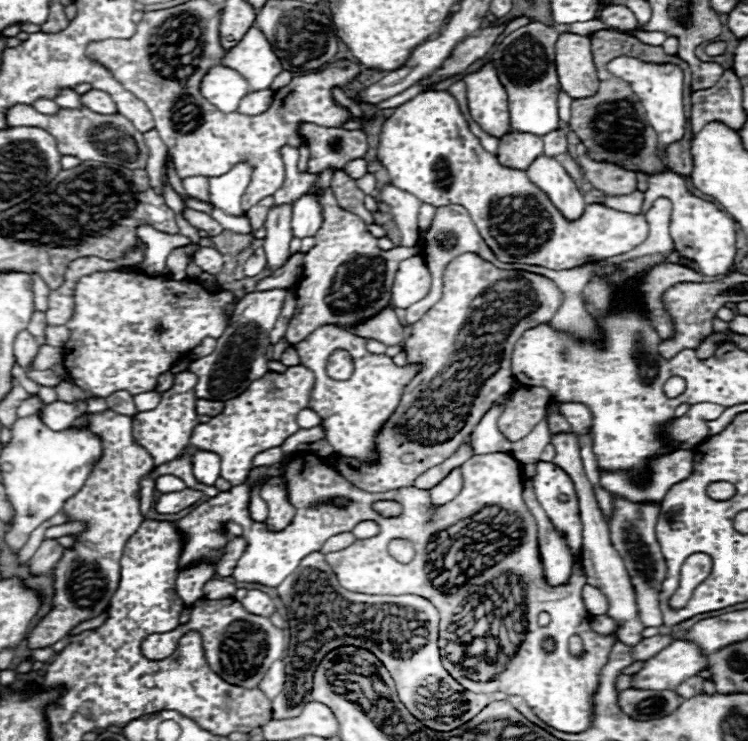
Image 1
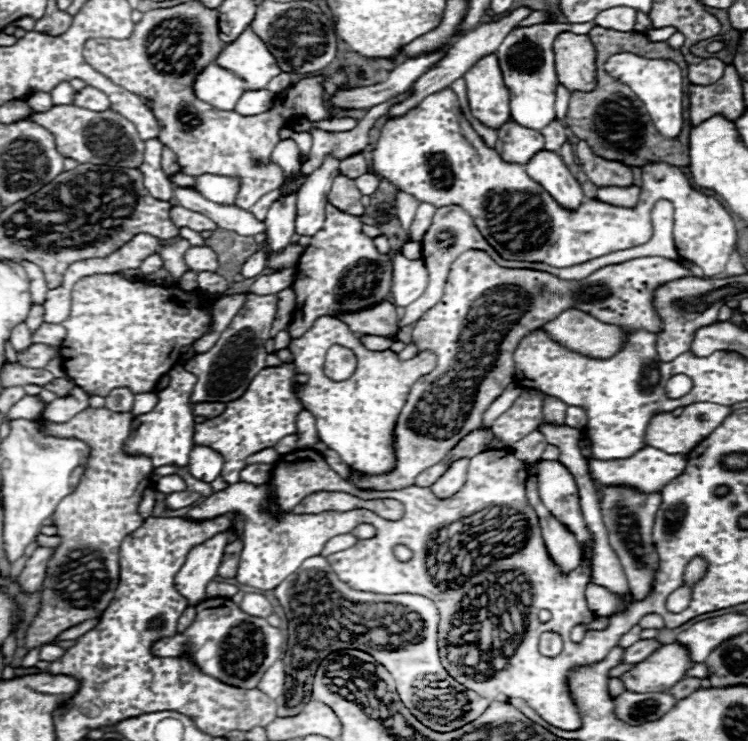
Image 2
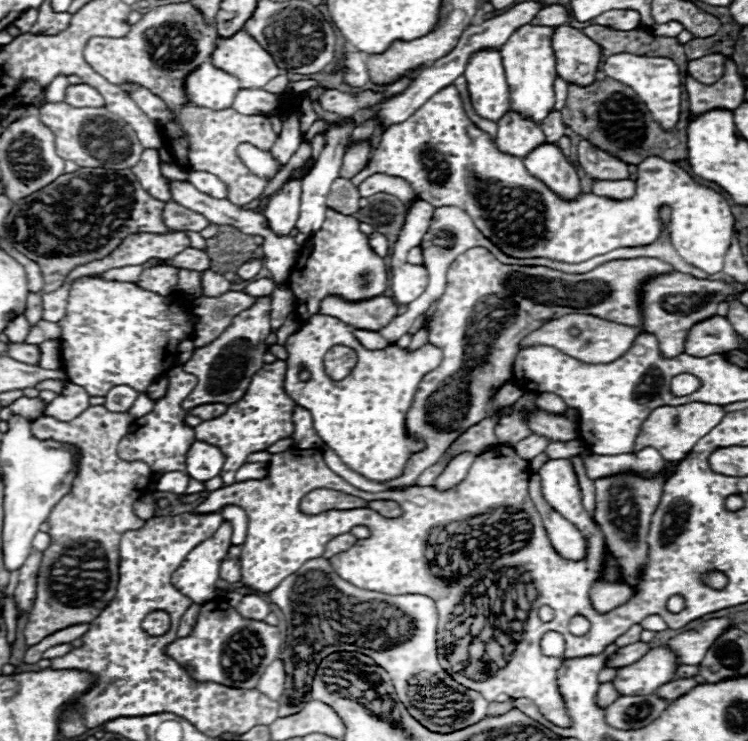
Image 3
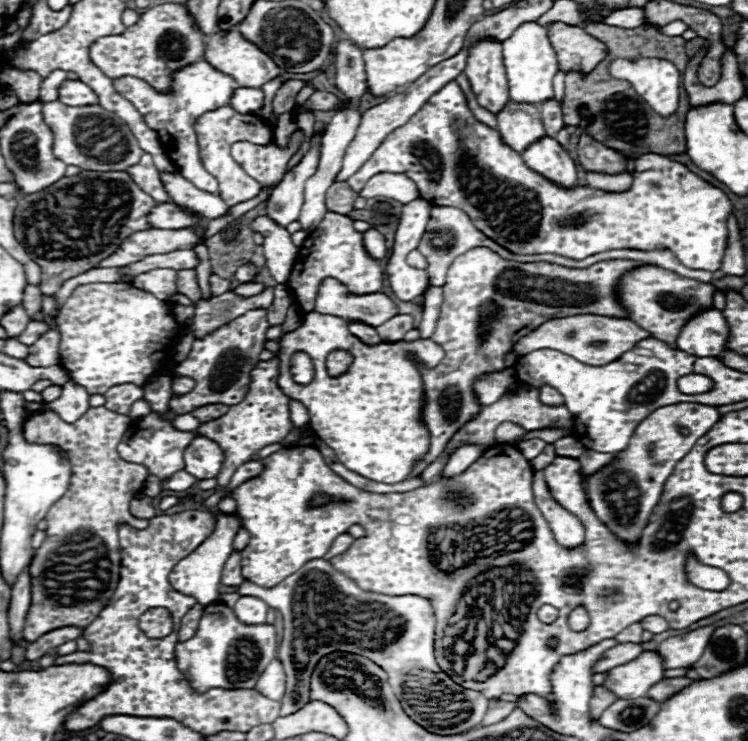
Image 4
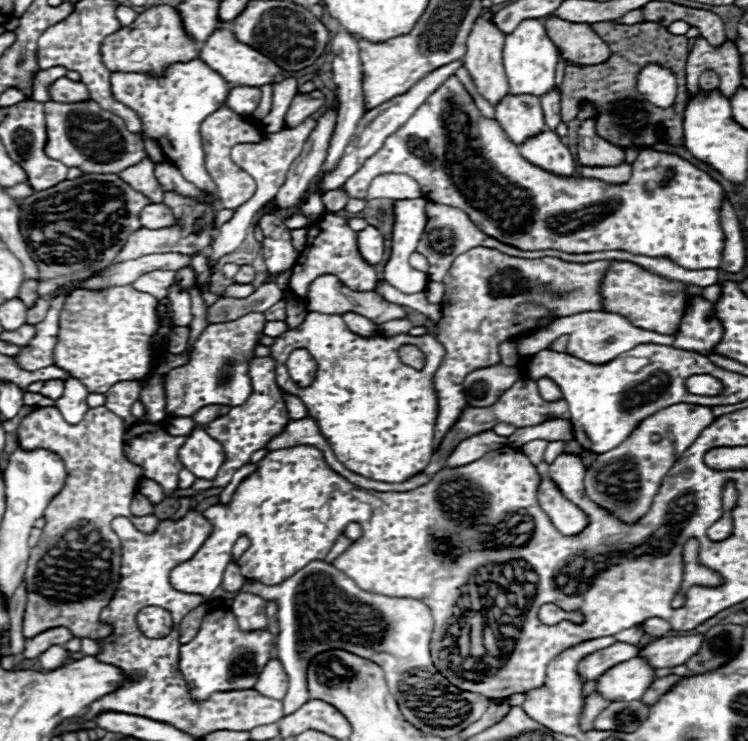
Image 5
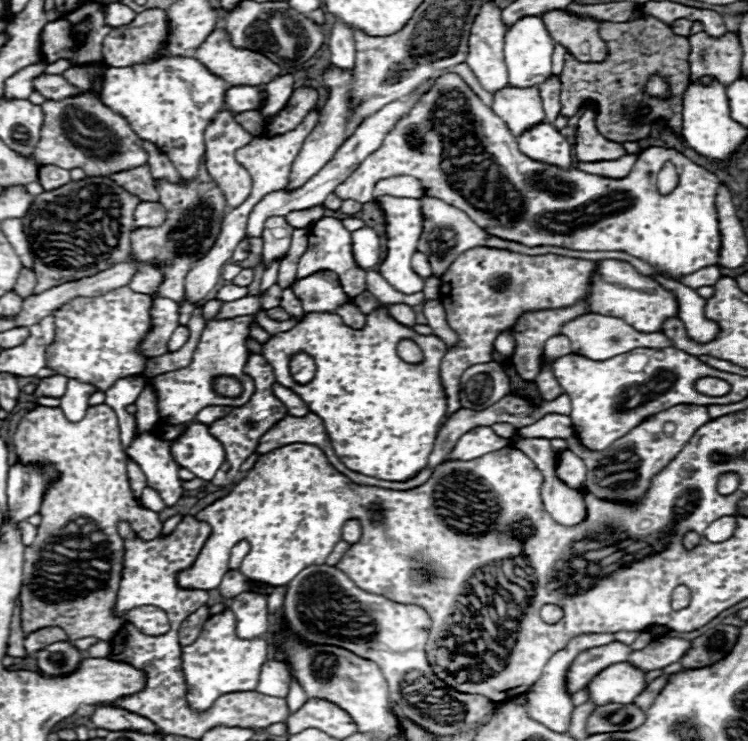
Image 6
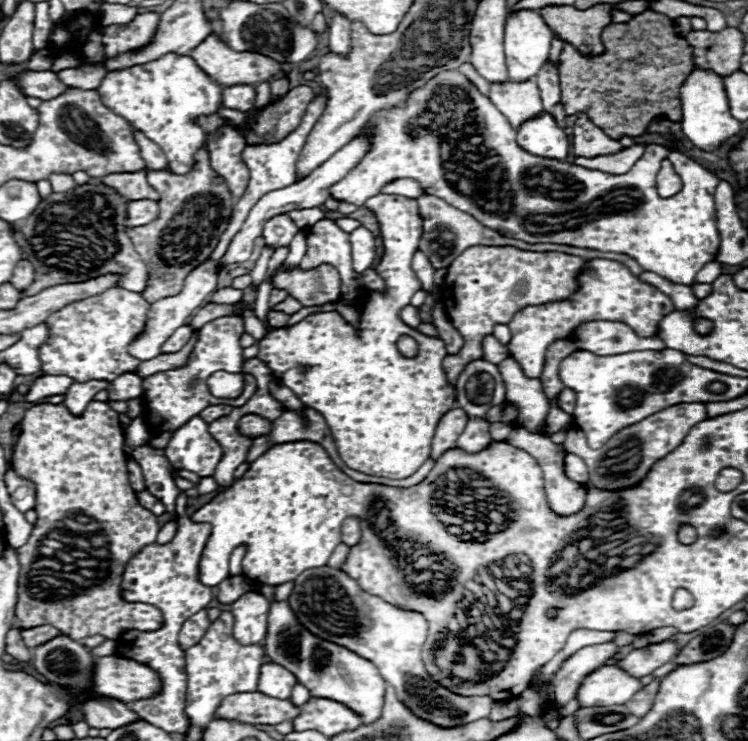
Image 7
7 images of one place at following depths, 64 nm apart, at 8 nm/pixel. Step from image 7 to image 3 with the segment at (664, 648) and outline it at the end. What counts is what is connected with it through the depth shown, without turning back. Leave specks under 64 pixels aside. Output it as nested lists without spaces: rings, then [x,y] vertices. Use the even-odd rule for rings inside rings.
[[[714,618],[708,622],[702,622],[694,630],[682,632],[674,636],[668,646],[678,654],[680,664],[700,664],[708,652],[708,648],[714,644],[718,634],[732,628],[730,618]]]

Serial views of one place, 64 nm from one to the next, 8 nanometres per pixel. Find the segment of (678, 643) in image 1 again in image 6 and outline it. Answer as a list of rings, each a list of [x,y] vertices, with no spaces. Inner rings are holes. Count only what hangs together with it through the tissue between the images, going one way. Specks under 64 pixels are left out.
[[[612,664],[588,684],[590,698],[604,704],[630,704],[646,688],[646,672],[638,672],[634,664]]]

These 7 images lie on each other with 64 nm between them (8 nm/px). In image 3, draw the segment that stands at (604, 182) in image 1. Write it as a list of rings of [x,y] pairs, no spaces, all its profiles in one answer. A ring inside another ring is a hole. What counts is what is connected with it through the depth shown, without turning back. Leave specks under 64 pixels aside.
[[[582,140],[578,144],[578,162],[580,162],[582,170],[594,180],[626,180],[626,178],[630,178],[626,162],[594,148],[586,140]]]

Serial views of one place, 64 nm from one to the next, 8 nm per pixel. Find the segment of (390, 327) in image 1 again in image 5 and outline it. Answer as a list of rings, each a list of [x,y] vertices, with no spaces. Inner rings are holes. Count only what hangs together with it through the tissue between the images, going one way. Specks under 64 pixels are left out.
[[[320,276],[312,282],[306,298],[308,312],[320,314],[346,314],[354,312],[368,318],[374,324],[382,324],[394,318],[404,318],[406,312],[400,304],[382,300],[376,292],[350,292],[340,284],[336,276]]]

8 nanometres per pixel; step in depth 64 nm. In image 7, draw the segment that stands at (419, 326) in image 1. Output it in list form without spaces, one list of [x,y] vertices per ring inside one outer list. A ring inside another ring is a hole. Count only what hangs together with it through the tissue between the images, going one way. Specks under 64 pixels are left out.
[[[512,246],[506,248],[468,248],[448,266],[446,280],[440,288],[440,302],[448,320],[462,334],[464,346],[458,354],[446,356],[442,368],[446,380],[456,386],[456,378],[470,360],[484,360],[482,338],[494,332],[496,324],[510,324],[516,312],[526,306],[570,300],[578,290],[578,276],[586,260],[562,252],[524,252]]]

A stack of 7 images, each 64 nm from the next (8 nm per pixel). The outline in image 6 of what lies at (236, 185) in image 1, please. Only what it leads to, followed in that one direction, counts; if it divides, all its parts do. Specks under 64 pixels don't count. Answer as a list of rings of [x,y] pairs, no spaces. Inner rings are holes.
[[[168,56],[154,64],[108,70],[102,100],[110,110],[122,114],[142,140],[154,142],[172,160],[182,178],[194,180],[204,156],[204,128],[226,108],[224,96],[228,88],[222,80],[210,76],[198,60]]]

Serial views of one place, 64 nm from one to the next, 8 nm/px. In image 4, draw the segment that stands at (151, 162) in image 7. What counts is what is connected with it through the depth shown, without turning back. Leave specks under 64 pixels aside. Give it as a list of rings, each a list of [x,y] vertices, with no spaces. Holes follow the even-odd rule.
[[[160,174],[166,192],[170,194],[172,202],[198,212],[204,218],[220,218],[224,216],[230,208],[222,202],[220,196],[214,196],[210,192],[198,190],[194,184],[184,180],[180,174]]]

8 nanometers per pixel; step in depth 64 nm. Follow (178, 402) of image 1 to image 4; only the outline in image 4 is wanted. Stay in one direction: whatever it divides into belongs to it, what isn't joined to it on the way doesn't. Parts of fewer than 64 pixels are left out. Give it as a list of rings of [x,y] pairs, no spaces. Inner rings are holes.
[[[170,374],[172,376],[172,394],[180,396],[180,394],[186,394],[194,388],[194,380],[188,378],[188,376],[178,376],[178,374]],[[166,410],[164,416],[160,416],[158,412],[150,412],[144,418],[138,418],[130,424],[130,428],[126,430],[126,434],[122,436],[122,442],[118,444],[118,454],[122,460],[126,462],[136,462],[142,464],[150,470],[152,476],[158,476],[160,480],[168,478],[170,474],[178,472],[184,468],[184,450],[190,444],[190,440],[194,440],[194,432],[182,432],[174,428],[174,418],[178,414]]]

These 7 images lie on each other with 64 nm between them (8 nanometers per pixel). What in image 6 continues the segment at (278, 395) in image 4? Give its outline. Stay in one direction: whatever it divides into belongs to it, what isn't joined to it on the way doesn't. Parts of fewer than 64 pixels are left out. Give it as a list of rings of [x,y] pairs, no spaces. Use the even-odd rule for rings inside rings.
[[[252,354],[252,356],[248,358],[248,364],[246,364],[246,370],[244,370],[244,372],[250,374],[252,380],[254,380],[254,386],[256,386],[254,396],[252,396],[242,408],[234,408],[228,416],[224,416],[222,420],[216,420],[214,424],[208,426],[210,434],[224,446],[224,452],[226,452],[224,464],[222,464],[222,468],[216,472],[214,480],[212,480],[214,486],[222,486],[222,488],[224,488],[224,486],[230,486],[232,476],[240,472],[240,466],[242,466],[242,464],[246,462],[246,458],[258,448],[260,438],[262,438],[274,424],[278,424],[278,420],[282,420],[282,418],[288,414],[288,412],[286,412],[286,406],[284,406],[284,404],[274,396],[274,392],[272,392],[272,386],[274,386],[274,382],[276,382],[276,378],[274,378],[272,366],[268,364],[268,360],[266,360],[264,356]]]

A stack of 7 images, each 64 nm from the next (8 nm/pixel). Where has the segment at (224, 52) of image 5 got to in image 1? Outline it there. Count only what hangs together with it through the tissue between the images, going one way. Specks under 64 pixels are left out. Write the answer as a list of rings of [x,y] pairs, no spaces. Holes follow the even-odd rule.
[[[256,26],[246,32],[236,48],[226,52],[222,64],[242,74],[252,92],[270,88],[272,80],[282,72],[280,58],[274,54],[270,42]]]

